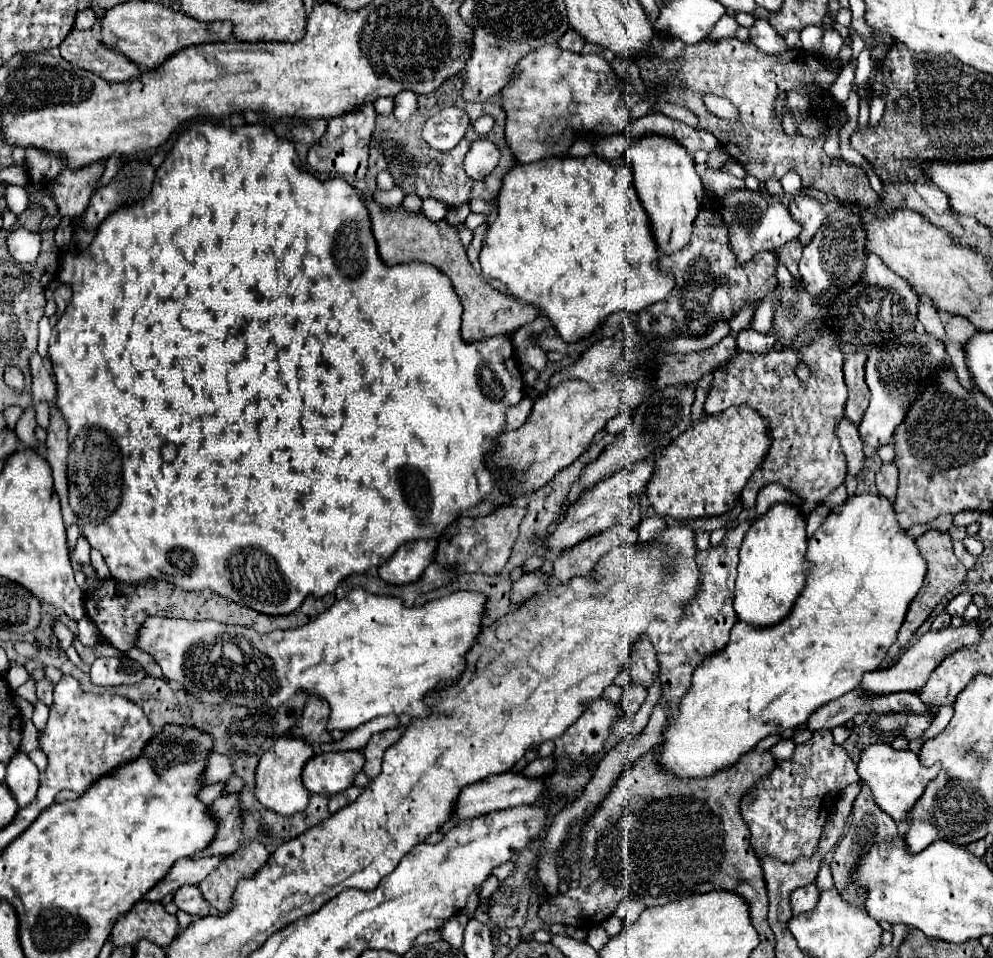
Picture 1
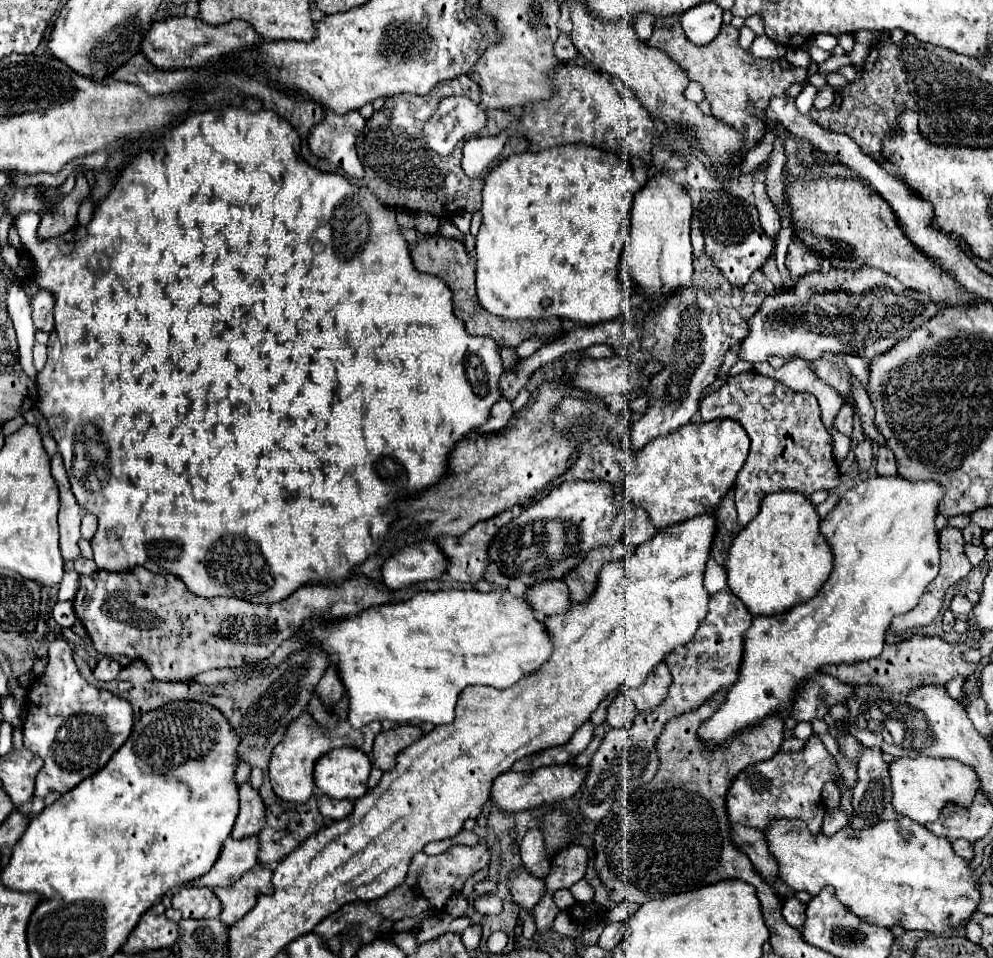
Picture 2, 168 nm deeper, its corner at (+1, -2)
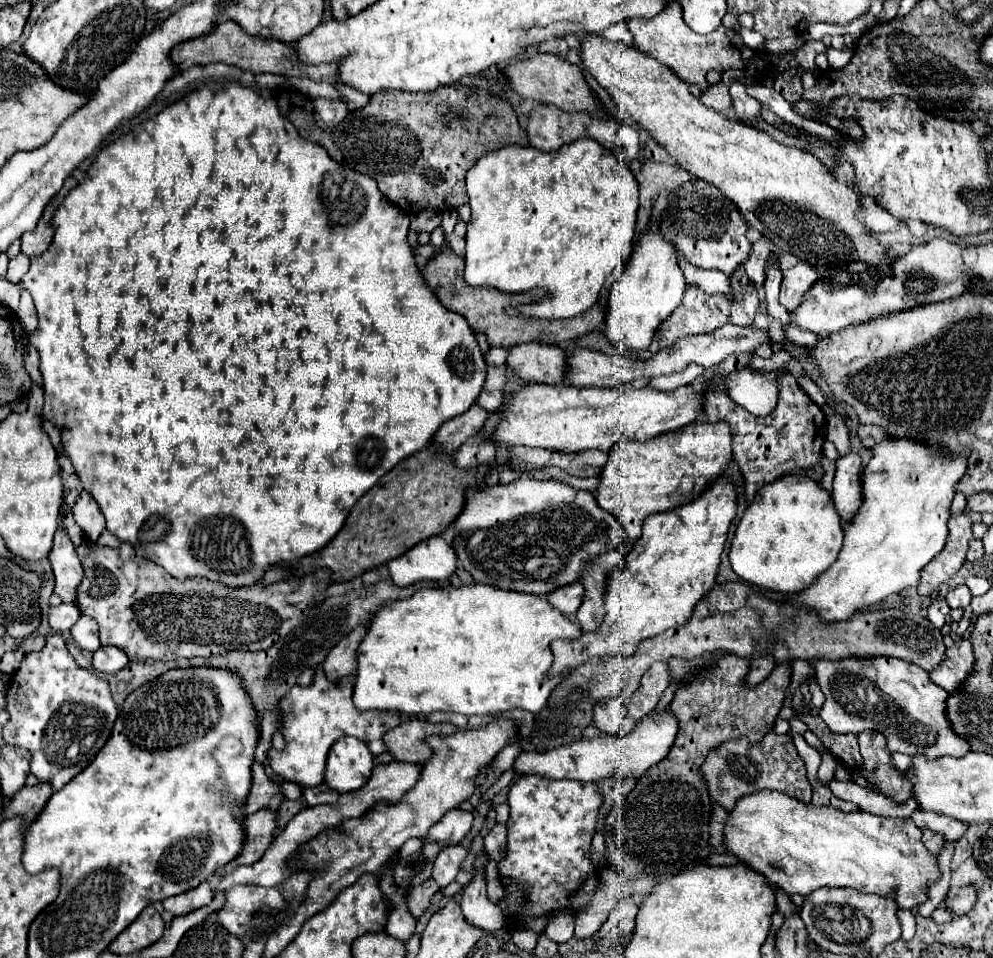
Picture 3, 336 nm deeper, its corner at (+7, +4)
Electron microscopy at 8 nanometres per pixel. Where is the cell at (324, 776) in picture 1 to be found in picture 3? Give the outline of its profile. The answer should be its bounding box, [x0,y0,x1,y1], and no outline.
[325,738,373,794]

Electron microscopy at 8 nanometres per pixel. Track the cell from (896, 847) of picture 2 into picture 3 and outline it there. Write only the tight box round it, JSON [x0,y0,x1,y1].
[725,790,941,912]

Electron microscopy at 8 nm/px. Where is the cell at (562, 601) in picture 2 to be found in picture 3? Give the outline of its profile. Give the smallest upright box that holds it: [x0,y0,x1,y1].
[547,582,583,624]

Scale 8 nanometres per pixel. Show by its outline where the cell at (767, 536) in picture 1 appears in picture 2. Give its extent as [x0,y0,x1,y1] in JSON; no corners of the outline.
[725,492,833,614]

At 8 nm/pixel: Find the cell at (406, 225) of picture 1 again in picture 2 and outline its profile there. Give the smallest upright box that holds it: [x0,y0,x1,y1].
[411,234,563,348]

